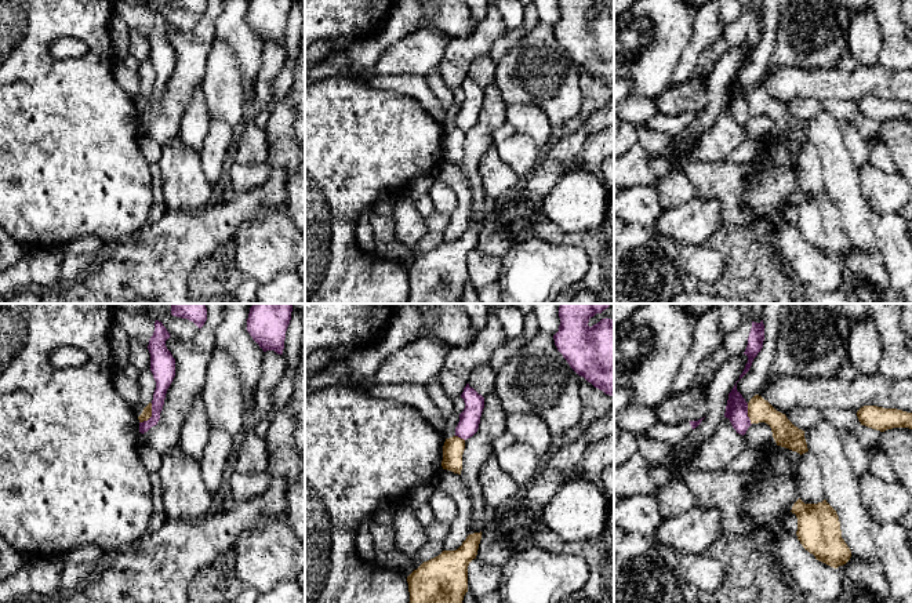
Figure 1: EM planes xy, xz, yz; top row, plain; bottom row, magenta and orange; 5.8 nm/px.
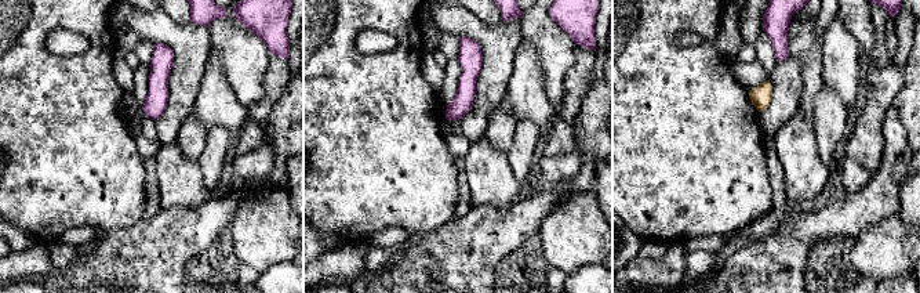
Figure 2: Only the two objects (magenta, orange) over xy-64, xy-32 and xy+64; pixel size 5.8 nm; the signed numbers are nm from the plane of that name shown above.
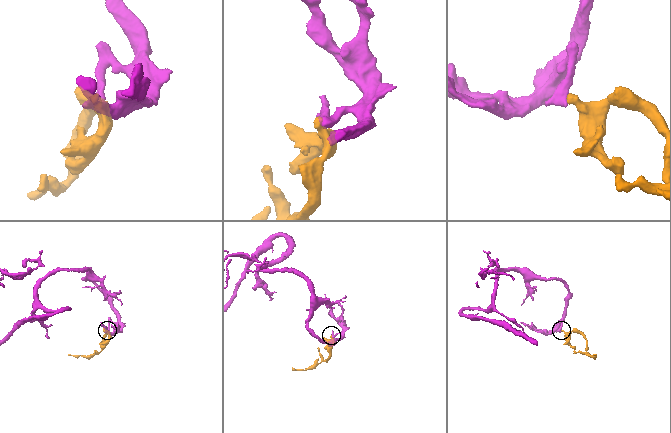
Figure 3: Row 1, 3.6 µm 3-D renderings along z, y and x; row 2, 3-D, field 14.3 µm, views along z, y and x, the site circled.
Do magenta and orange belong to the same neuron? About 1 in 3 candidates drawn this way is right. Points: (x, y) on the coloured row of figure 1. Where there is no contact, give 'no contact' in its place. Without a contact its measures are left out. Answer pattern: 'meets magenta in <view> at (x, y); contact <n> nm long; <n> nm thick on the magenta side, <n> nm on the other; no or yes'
meets magenta in xy at (152, 416); contact 140 nm long; 120 nm thick on the magenta side, 60 nm on the other; no

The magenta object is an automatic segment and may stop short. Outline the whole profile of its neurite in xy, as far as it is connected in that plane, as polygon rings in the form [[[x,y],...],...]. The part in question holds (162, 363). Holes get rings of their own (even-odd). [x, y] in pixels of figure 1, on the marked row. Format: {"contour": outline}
{"contour": [[[156,320],[155,331],[148,345],[150,353],[150,371],[156,381],[156,389],[152,400],[152,417],[148,421],[139,422],[141,433],[148,432],[152,426],[157,425],[167,389],[175,377],[175,359],[166,346],[166,341],[170,337],[171,335],[163,323]]]}

